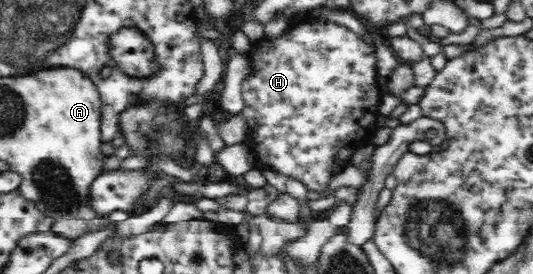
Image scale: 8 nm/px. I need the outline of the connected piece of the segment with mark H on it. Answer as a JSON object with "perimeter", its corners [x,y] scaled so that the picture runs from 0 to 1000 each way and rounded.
{"perimeter":[[[598,66],[591,84],[568,84],[557,99],[538,99],[537,109],[520,135],[493,135],[469,157],[469,179],[460,201],[471,245],[471,266],[456,288],[452,328],[458,365],[458,398],[454,431],[463,453],[462,504],[467,555],[475,566],[477,606],[473,617],[493,624],[518,624],[535,646],[555,653],[572,675],[578,697],[608,701],[621,682],[621,661],[657,602],[662,562],[677,536],[698,529],[705,482],[711,471],[711,427],[717,416],[711,398],[713,354],[719,347],[715,310],[709,303],[709,245],[704,172],[692,172],[681,153],[664,109],[651,102],[647,91],[632,88],[614,66]]]}

